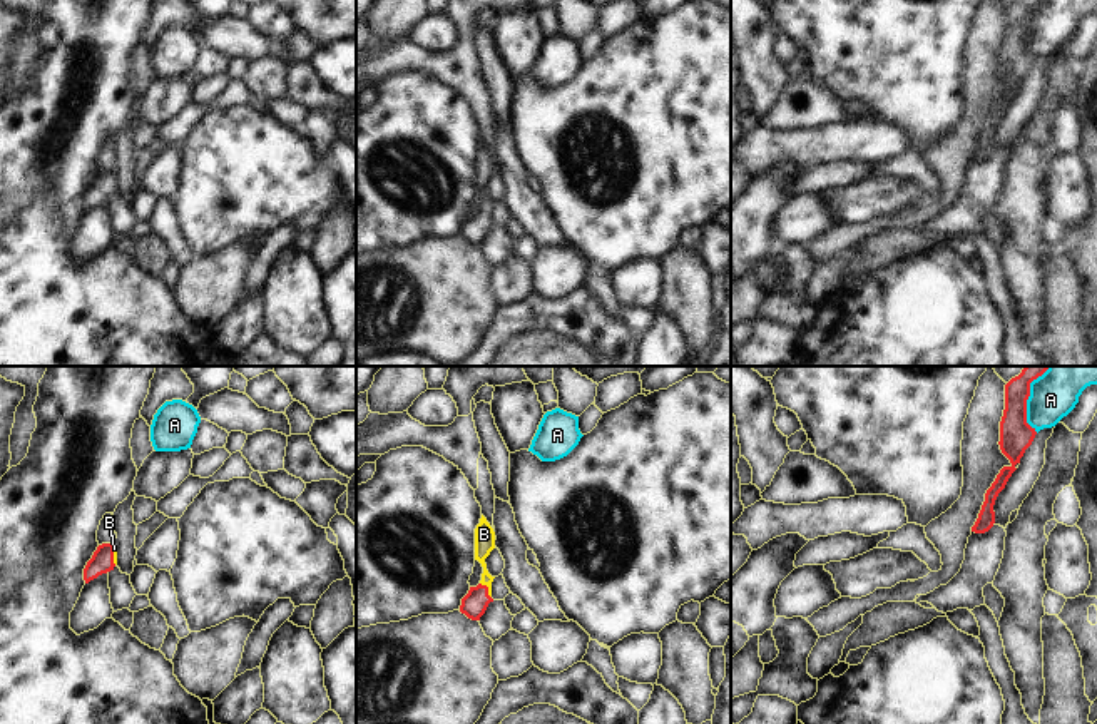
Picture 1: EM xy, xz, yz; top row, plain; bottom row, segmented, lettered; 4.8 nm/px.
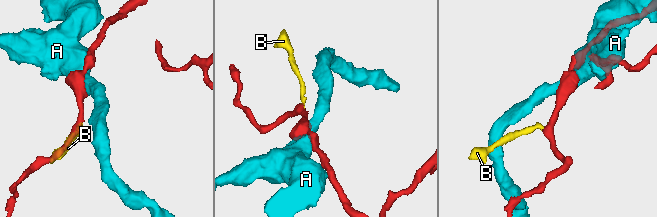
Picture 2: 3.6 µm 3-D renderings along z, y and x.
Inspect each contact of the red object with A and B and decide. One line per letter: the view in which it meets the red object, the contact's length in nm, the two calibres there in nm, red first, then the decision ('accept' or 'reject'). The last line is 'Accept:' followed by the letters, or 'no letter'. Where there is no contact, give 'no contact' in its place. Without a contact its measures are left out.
A: contact in yz; length 280 nm; calibres 160 and 220 nm; reject
B: contact in xz; length 90 nm; calibres 120 and 100 nm; accept
Accept: B

